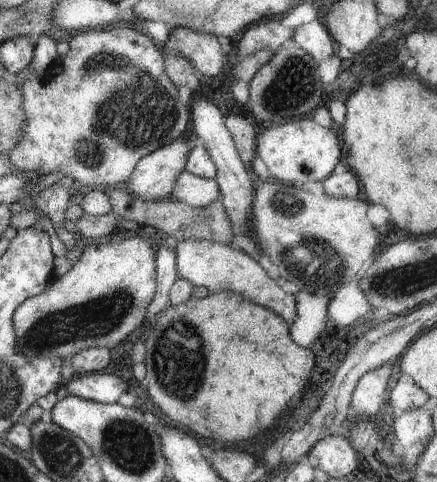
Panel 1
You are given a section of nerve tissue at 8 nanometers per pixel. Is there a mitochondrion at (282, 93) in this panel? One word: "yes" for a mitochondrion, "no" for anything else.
yes

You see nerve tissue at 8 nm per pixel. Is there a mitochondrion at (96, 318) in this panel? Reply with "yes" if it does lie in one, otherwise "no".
yes

